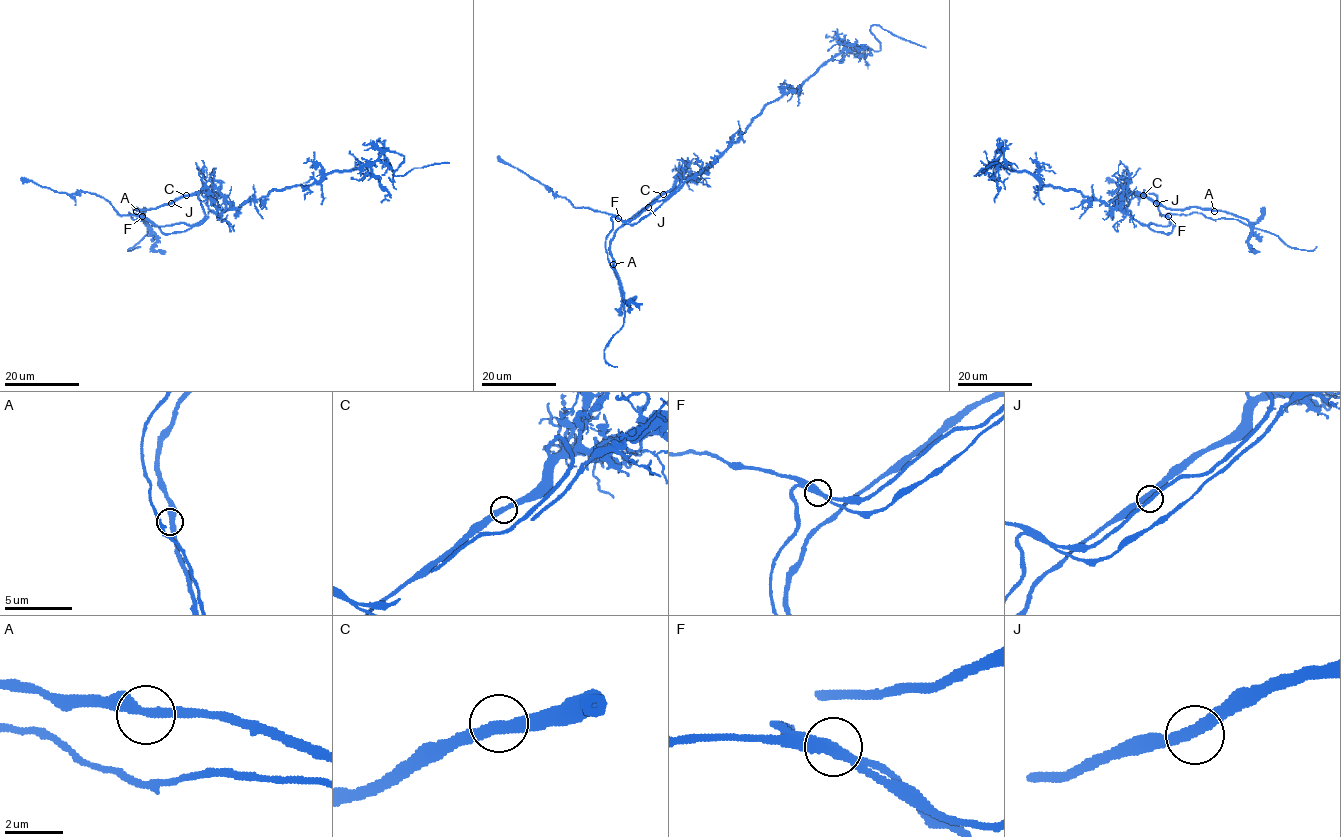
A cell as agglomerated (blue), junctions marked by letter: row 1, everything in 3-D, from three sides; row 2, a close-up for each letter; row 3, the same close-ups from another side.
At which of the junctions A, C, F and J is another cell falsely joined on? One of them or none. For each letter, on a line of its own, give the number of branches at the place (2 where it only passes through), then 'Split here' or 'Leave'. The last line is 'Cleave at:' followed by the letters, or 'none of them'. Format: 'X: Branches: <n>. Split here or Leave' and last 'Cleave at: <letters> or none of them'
A: Branches: 2. Leave
C: Branches: 2. Leave
F: Branches: 2. Split here
J: Branches: 2. Leave
Cleave at: F

